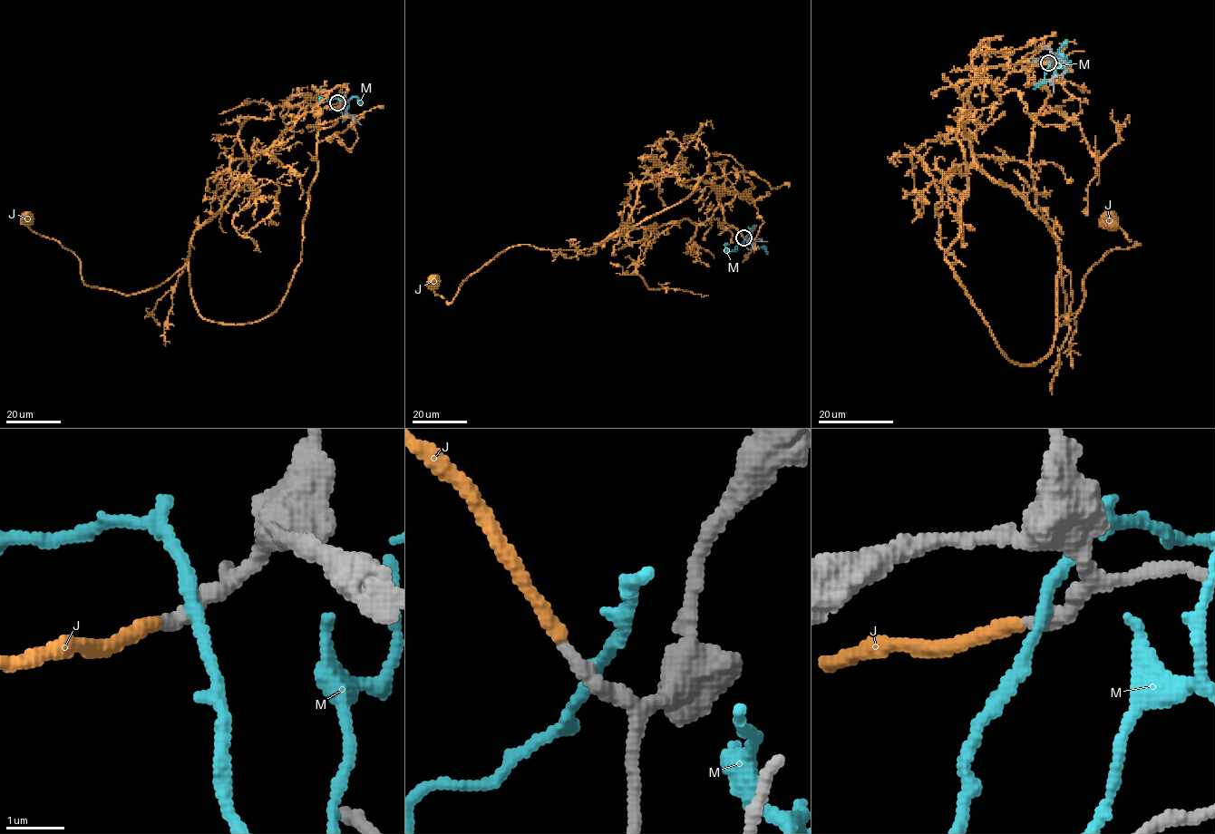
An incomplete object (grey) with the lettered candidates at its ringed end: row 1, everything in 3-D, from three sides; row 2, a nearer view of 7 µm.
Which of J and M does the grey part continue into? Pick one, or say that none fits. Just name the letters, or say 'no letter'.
J

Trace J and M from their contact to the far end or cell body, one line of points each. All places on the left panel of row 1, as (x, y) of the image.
J: (337, 102), (277, 106), (241, 125), (247, 183), (155, 287), (88, 286), (79, 259), (26, 218)
M: (339, 102), (345, 117), (348, 100), (354, 96), (361, 101)

